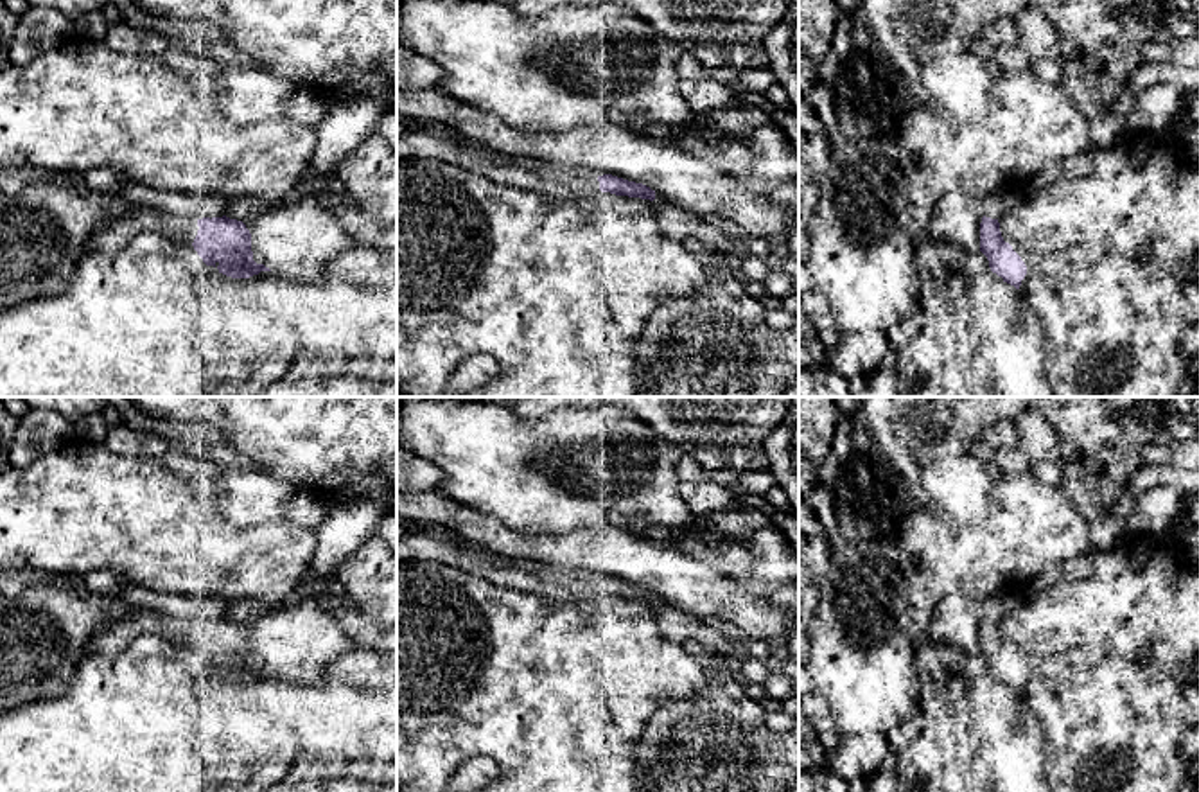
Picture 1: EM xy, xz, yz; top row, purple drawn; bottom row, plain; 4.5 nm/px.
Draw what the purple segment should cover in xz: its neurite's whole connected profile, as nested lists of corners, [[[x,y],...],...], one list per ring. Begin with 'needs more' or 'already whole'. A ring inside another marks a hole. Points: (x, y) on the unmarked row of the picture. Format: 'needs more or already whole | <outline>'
needs more | [[[429,526],[397,539],[397,559],[434,560],[468,571],[504,589],[542,596],[551,602],[594,600],[598,594],[655,602],[655,593],[612,576],[571,571],[537,560],[492,553],[454,537],[449,530]]]

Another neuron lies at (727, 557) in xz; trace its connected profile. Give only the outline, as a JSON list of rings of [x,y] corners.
[[[711,512],[695,514],[695,523],[680,530],[677,551],[702,560],[716,571],[738,578],[752,566],[752,555],[732,539],[722,539],[716,546],[709,542],[713,530]]]

